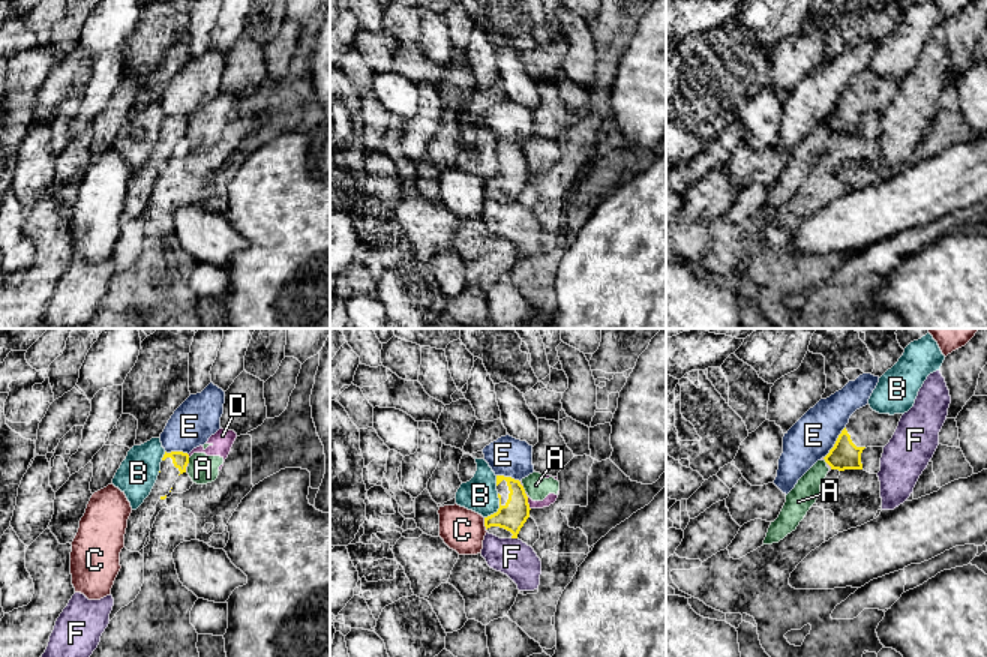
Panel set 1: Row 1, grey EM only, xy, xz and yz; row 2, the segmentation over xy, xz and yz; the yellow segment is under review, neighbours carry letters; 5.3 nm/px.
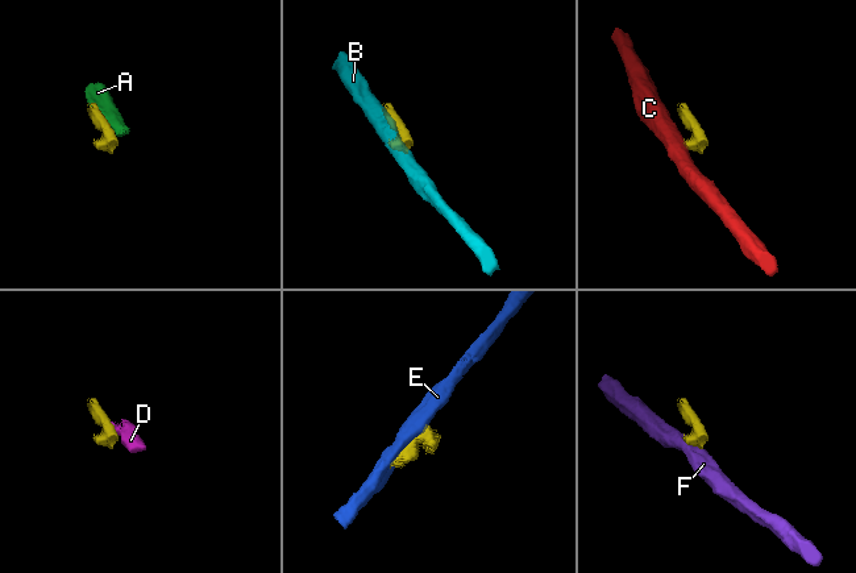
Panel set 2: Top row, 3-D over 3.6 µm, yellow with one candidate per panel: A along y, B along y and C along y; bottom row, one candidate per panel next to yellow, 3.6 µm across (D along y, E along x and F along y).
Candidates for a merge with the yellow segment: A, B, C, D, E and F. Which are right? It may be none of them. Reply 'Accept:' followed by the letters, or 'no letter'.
Accept: no letter

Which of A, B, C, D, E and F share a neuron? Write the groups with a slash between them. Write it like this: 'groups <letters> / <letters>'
groups A D / B / C / E / F

